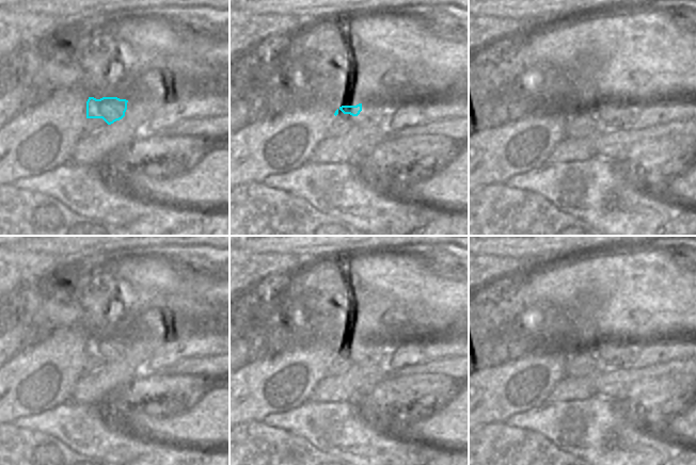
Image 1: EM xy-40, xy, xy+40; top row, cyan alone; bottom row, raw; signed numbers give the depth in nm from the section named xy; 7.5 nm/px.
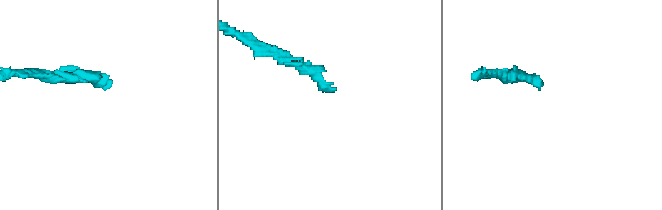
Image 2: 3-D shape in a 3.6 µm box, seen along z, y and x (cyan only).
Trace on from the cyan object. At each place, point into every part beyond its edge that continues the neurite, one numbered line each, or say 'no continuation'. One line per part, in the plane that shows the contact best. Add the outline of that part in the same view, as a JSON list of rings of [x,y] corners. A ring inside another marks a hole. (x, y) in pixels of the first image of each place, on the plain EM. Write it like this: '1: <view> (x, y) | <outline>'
1: xy (376, 354) | [[[362,342],[362,350],[358,354],[358,365],[365,364],[385,369],[395,350],[396,342]]]

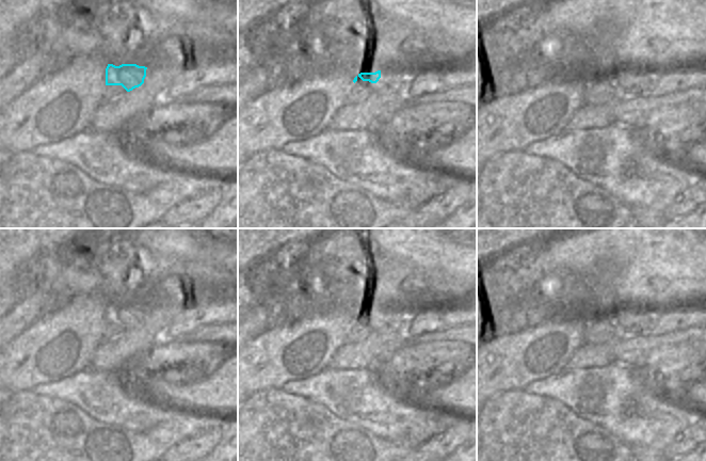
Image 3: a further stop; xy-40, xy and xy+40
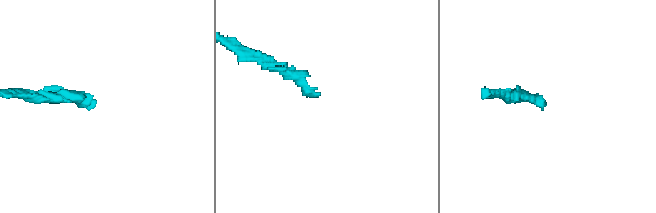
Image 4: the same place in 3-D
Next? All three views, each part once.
1: xy (395, 321) | [[[381,309],[381,317],[376,321],[376,332],[384,331],[404,336],[414,317],[415,309]]]

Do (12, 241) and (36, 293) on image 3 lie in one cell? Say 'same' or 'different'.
different

